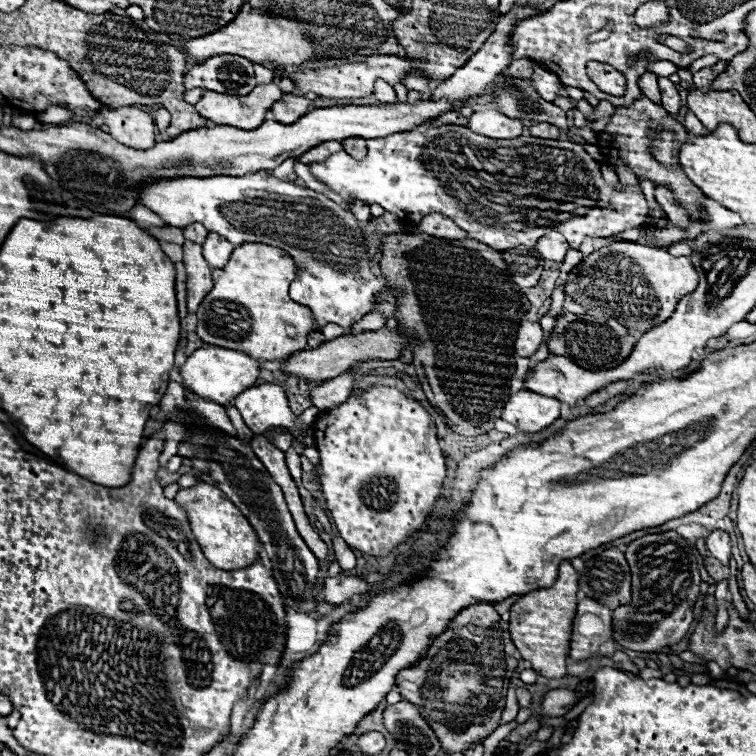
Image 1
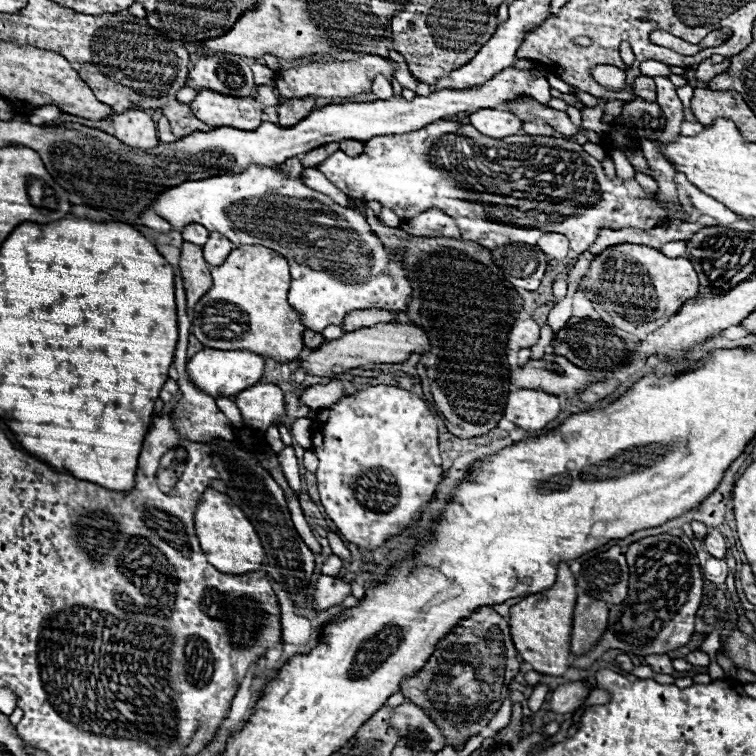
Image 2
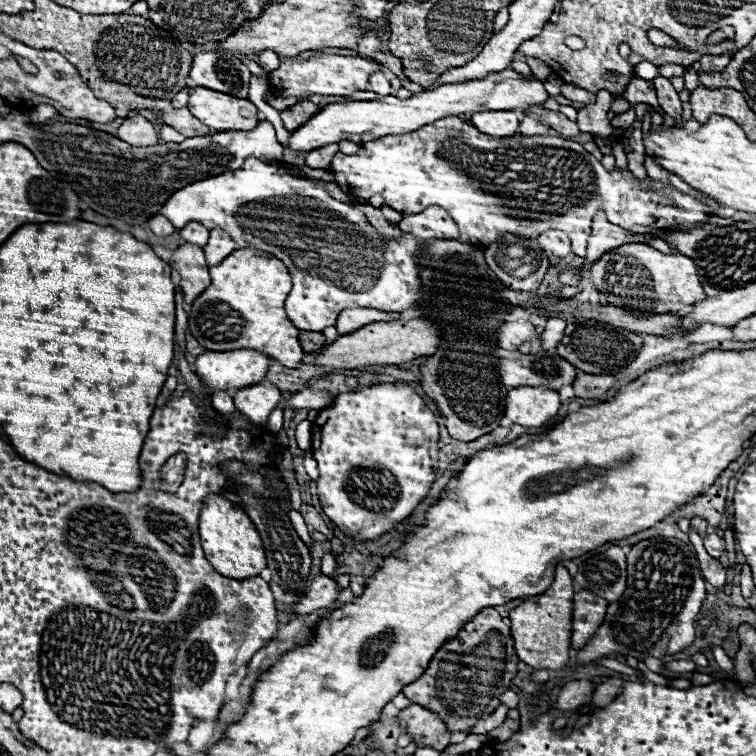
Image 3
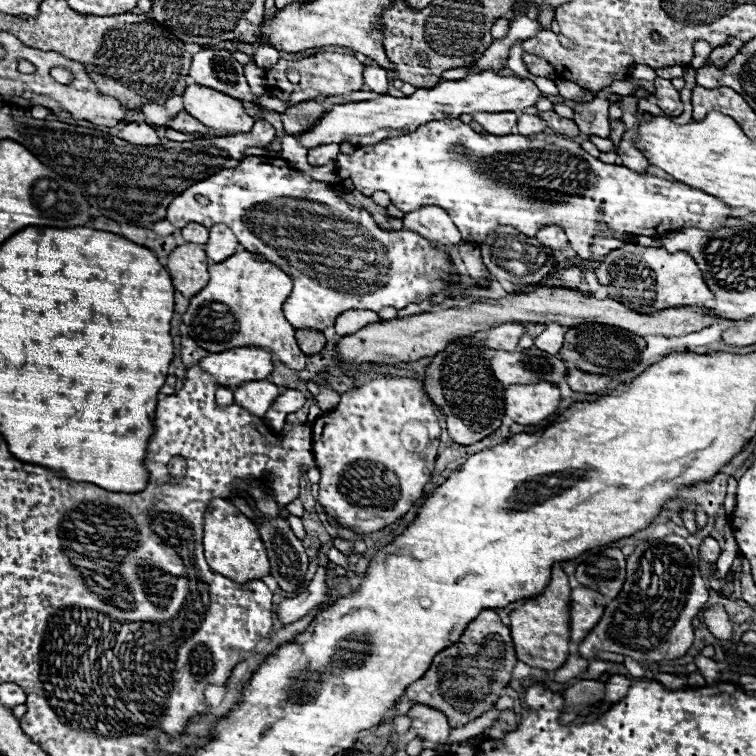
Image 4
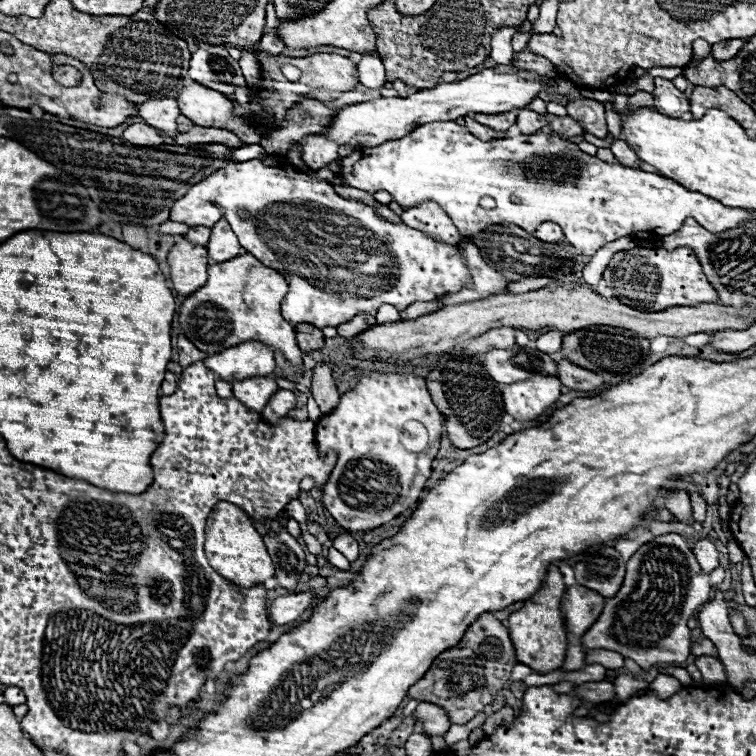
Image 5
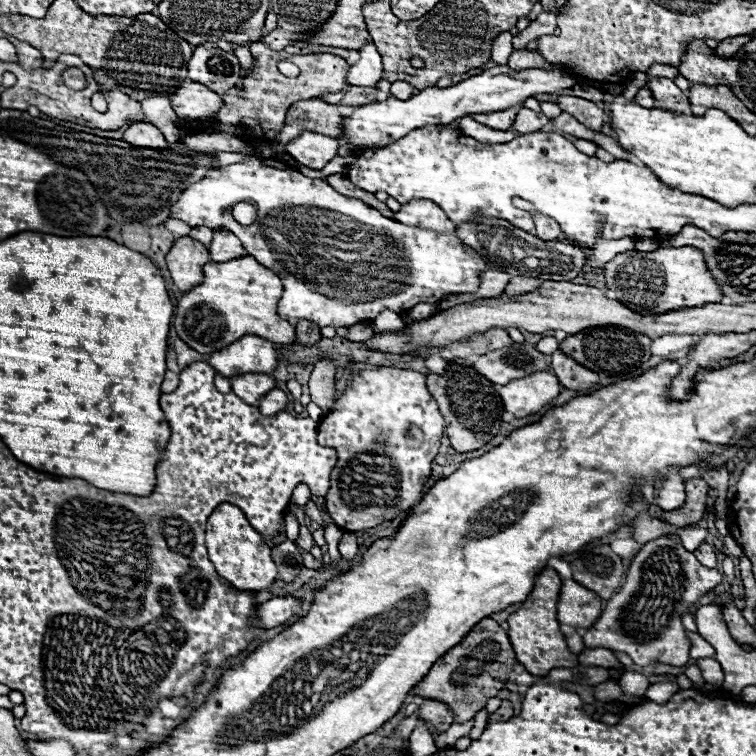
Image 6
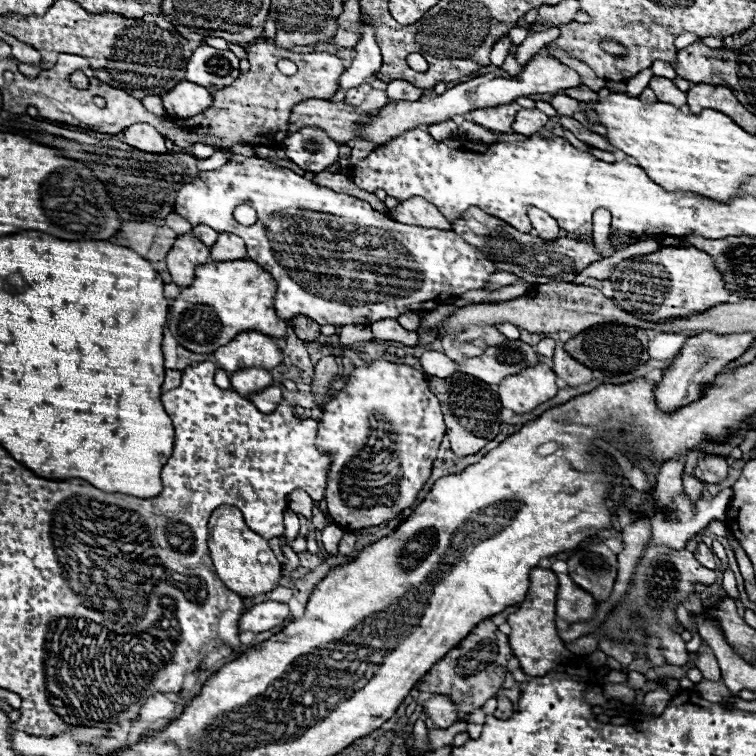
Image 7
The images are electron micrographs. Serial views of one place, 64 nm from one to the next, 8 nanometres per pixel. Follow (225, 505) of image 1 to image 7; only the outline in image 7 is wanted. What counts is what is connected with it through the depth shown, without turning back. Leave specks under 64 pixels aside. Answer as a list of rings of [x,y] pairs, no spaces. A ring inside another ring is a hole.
[[[220,506],[212,512],[208,522],[208,548],[218,578],[242,598],[268,594],[278,586],[278,580],[282,576],[282,564],[276,560],[274,552],[270,550],[268,540],[264,540],[260,534],[252,532],[246,526],[242,512],[238,508]]]

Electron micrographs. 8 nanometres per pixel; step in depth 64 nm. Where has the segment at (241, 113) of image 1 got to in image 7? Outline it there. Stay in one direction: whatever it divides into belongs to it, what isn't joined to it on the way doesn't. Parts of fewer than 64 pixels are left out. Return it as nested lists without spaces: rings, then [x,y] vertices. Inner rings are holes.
[[[178,82],[170,92],[162,94],[162,106],[170,116],[190,118],[204,112],[212,104],[212,96],[204,86],[192,82]]]

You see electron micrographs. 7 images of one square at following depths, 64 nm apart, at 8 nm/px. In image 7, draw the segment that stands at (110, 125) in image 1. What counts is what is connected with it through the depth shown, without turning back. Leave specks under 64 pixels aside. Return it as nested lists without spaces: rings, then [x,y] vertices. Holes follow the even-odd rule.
[[[134,124],[124,130],[124,144],[150,154],[166,154],[166,140],[148,124]]]

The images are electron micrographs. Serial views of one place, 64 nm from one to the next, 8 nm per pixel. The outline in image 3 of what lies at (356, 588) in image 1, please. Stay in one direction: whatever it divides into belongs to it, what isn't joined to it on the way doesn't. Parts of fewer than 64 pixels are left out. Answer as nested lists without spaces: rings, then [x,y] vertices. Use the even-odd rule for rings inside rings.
[[[318,574],[312,580],[312,586],[306,590],[304,598],[296,600],[290,606],[290,614],[292,616],[304,616],[304,614],[310,614],[314,610],[328,608],[330,604],[334,604],[338,592],[340,592],[340,588],[336,586],[336,582],[332,578],[328,578],[324,574]]]

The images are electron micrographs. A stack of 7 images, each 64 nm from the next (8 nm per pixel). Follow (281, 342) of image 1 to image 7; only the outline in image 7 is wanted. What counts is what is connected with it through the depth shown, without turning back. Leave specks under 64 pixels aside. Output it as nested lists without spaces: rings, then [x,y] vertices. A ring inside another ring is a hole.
[[[252,260],[208,262],[196,268],[194,282],[182,288],[170,304],[166,328],[180,346],[194,354],[210,354],[248,328],[268,334],[270,338],[284,338],[286,322],[276,316],[274,294],[276,282]]]

